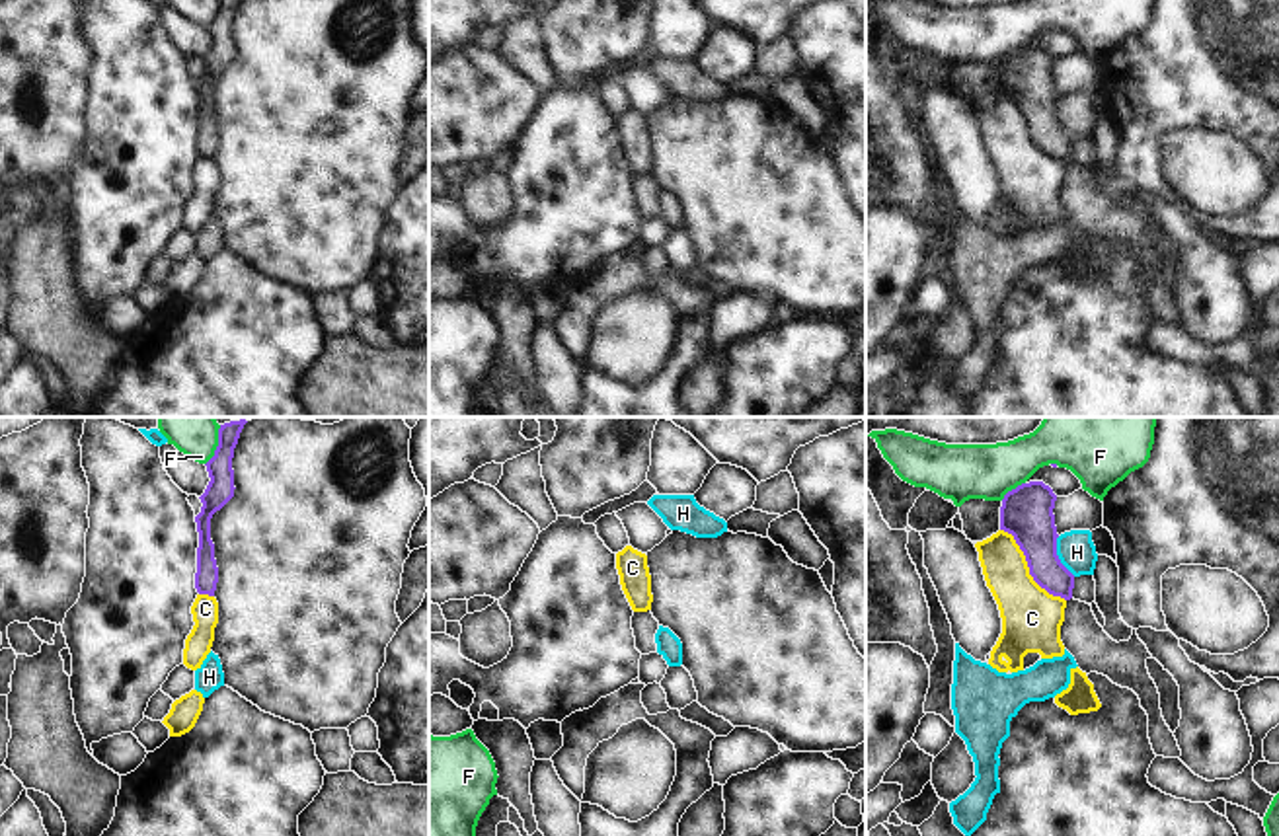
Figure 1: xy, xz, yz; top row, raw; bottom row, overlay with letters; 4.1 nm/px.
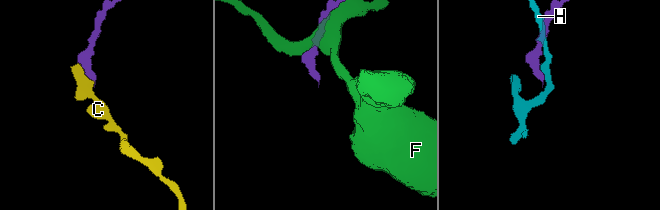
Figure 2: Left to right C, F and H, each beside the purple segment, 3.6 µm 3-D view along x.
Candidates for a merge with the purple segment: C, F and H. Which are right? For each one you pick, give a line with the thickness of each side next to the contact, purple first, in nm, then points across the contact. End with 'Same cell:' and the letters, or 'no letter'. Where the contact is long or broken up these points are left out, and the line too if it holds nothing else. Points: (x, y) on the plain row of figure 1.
Same cell: no letter.

